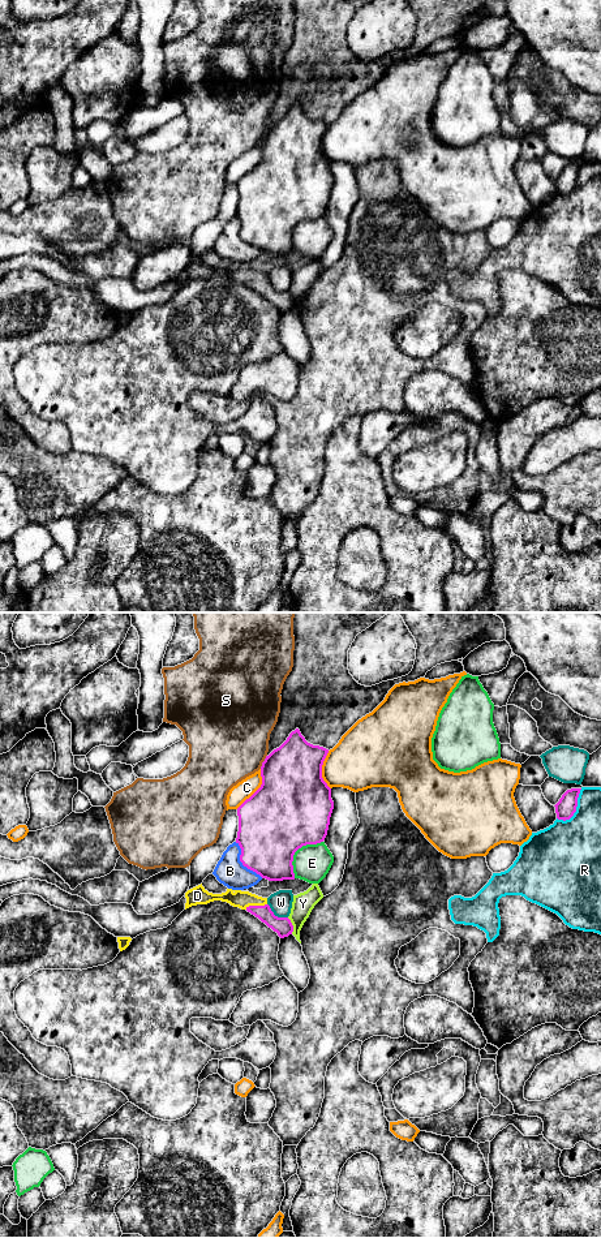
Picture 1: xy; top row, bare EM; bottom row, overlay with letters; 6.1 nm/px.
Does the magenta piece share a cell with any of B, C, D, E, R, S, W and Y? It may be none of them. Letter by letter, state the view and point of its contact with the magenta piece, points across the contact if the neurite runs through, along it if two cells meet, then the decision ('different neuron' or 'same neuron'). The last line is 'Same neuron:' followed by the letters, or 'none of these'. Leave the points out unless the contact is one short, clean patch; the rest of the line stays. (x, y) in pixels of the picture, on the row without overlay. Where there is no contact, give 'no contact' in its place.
B: xy (241, 236) | different neuron
C: xy (257, 164) | different neuron
D: xy (256, 280) | across xy (283, 301), (274, 297), (256, 280), (241, 274) | same neuron
E: xy (296, 224) | different neuron
R: xy (575, 184) | different neuron
S: xy (263, 136) | different neuron
W: xy (274, 289) | different neuron
Y: xy (292, 300) | along xy (287, 292), (292, 300), (292, 308) | different neuron
Same neuron: D

